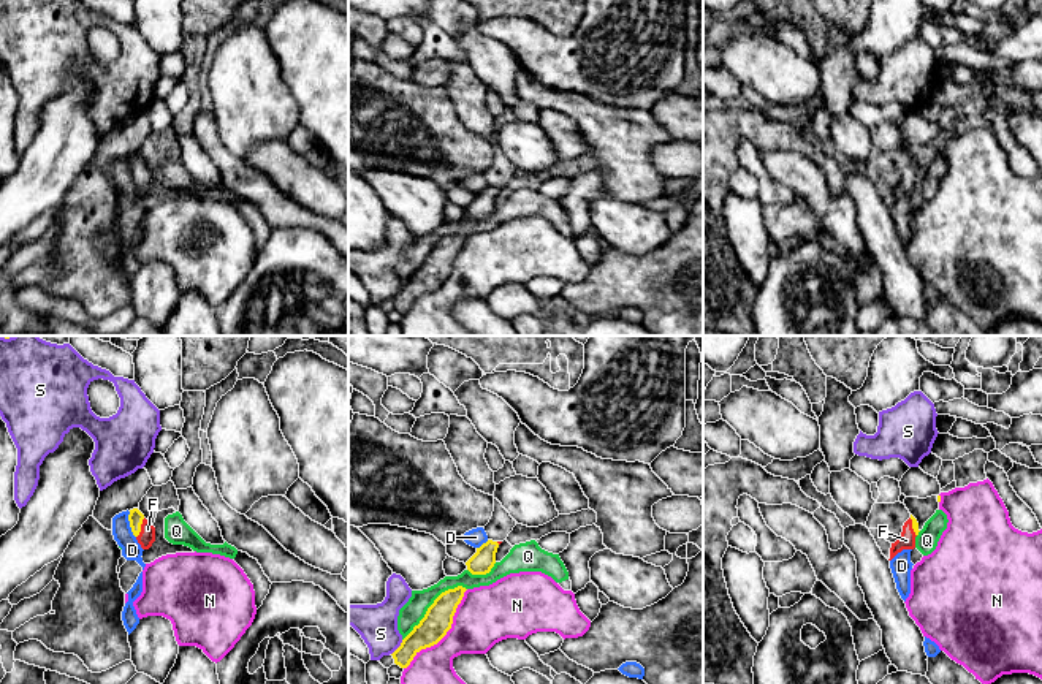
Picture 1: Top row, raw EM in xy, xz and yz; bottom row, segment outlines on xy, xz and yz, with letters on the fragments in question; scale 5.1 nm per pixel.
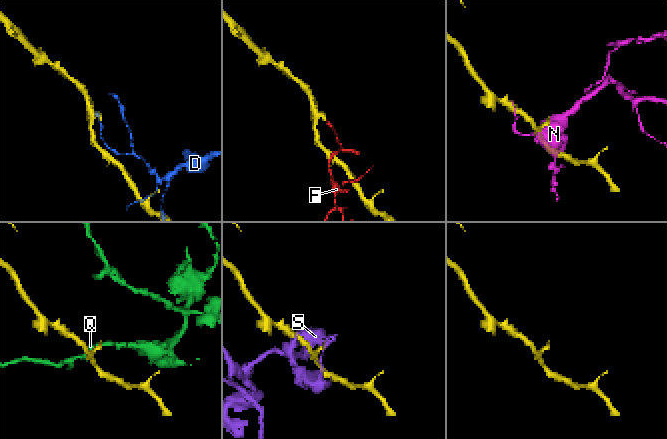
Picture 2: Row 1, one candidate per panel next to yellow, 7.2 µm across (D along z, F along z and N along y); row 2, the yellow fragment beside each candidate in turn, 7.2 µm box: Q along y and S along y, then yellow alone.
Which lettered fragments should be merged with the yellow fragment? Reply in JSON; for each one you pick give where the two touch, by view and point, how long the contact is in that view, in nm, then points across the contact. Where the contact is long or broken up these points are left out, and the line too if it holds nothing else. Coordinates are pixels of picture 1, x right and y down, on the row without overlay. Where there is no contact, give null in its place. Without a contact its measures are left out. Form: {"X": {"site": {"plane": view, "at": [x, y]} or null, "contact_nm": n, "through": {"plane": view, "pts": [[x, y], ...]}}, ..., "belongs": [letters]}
{"F": {"site": {"plane": "xy", "at": [140, 173]}, "contact_nm": 110, "through": {"plane": "xy", "pts": [[135, 162], [140, 173], [146, 182]]}}, "belongs": ["F"]}

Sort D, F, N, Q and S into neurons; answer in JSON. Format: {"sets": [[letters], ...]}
{"sets": [["D"], ["F"], ["N"], ["Q"], ["S"]]}

